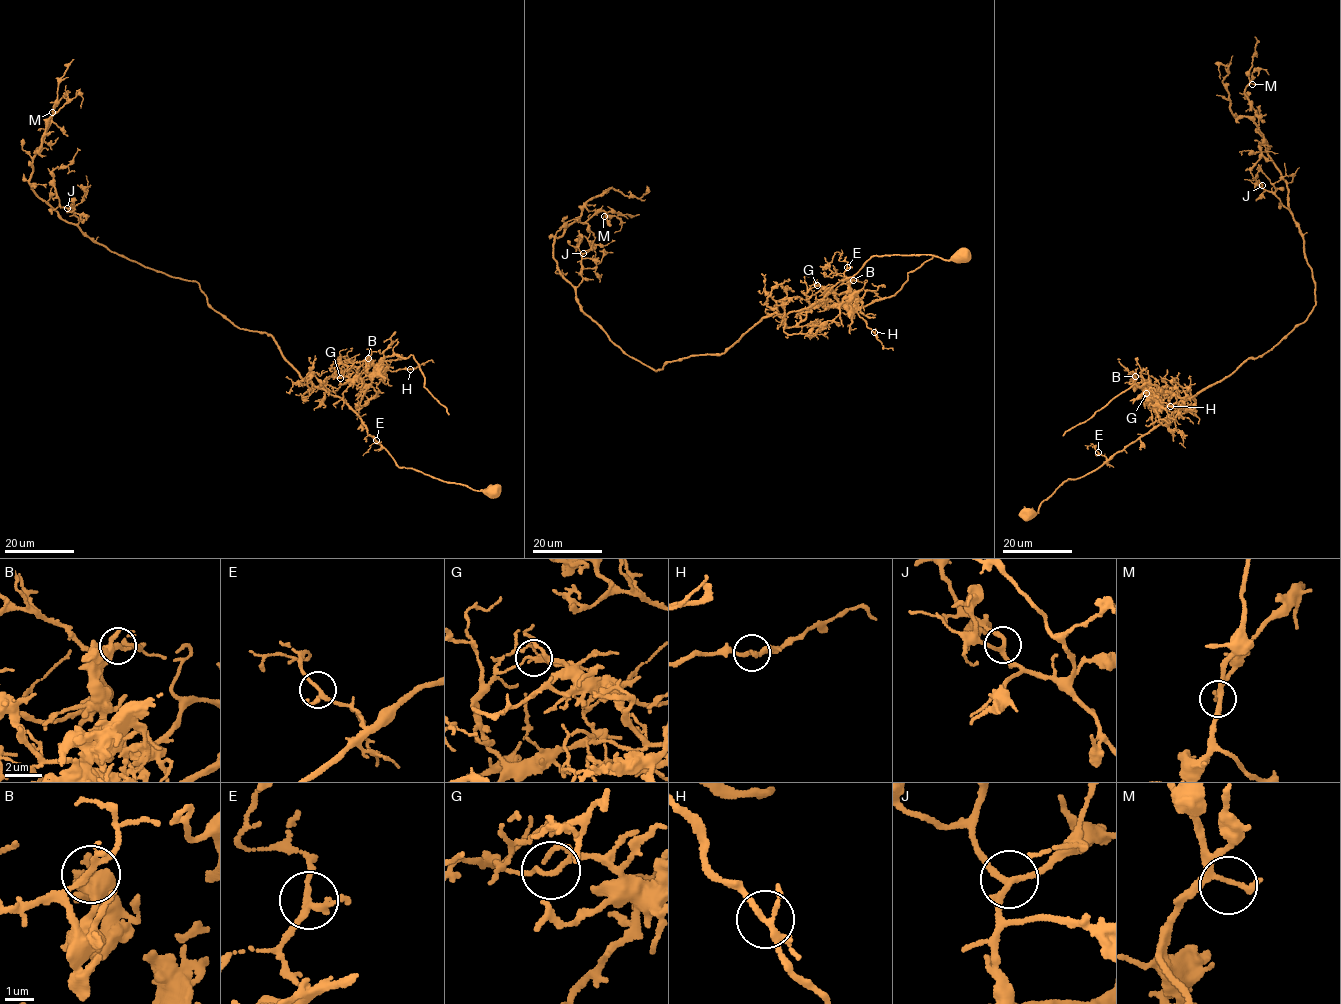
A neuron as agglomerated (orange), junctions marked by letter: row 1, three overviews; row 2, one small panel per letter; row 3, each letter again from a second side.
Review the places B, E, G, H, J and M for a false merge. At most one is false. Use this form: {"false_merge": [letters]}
{"false_merge": ["G"]}

